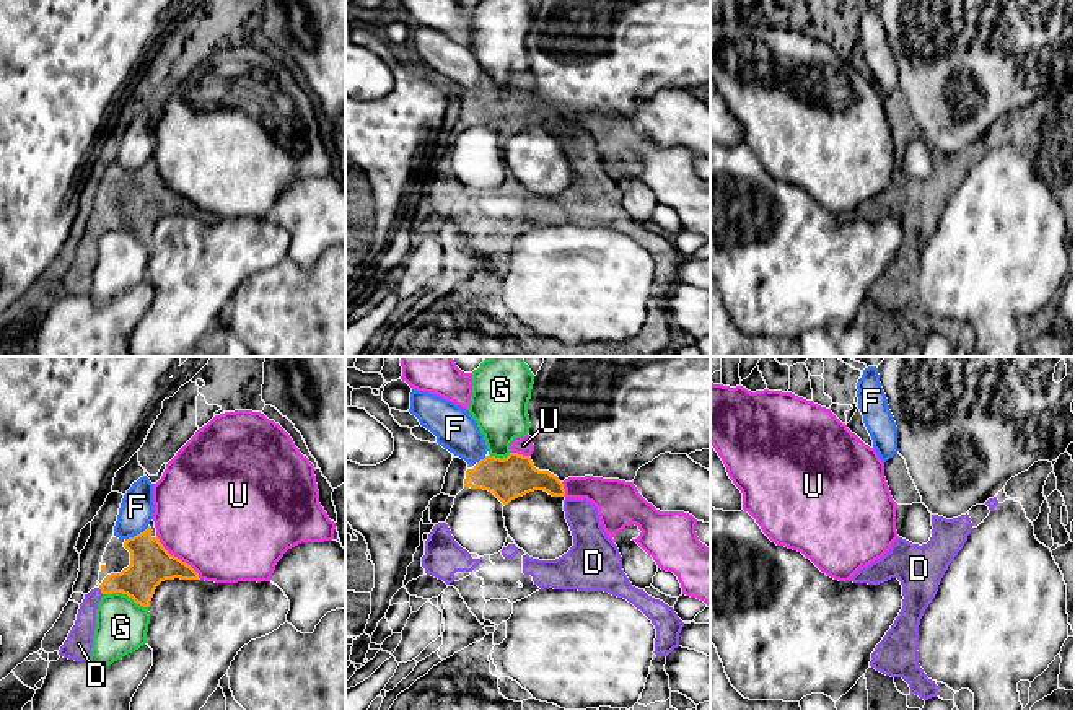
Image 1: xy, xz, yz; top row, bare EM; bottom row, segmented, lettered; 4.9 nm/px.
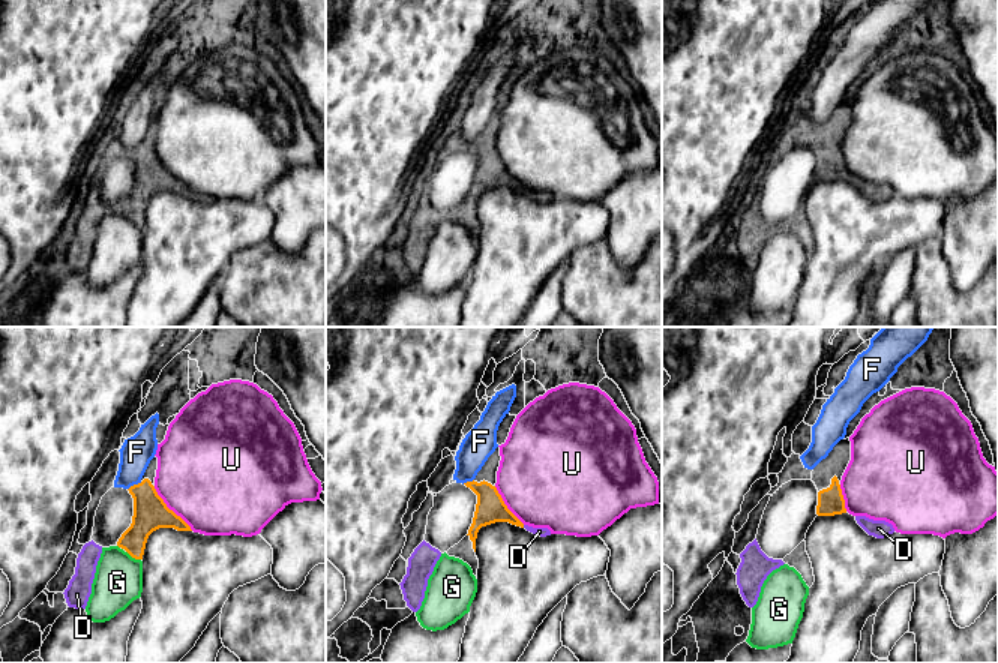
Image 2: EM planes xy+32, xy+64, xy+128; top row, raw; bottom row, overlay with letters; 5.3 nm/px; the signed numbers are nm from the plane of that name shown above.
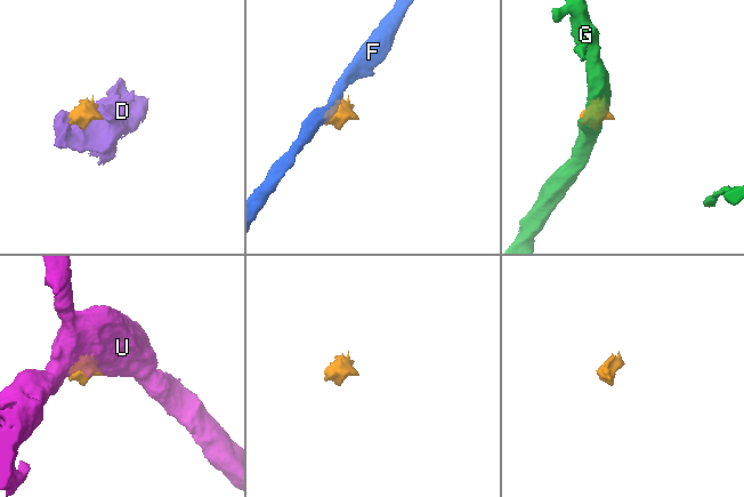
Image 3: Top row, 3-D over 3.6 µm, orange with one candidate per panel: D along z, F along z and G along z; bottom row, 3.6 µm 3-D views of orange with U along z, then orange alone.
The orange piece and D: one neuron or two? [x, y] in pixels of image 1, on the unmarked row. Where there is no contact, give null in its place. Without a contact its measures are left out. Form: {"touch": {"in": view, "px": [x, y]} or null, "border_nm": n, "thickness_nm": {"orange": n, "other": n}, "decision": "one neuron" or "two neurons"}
{"touch": {"in": "xy", "px": [101, 227]}, "border_nm": 40, "thickness_nm": {"orange": 180, "other": 120}, "decision": "one neuron"}

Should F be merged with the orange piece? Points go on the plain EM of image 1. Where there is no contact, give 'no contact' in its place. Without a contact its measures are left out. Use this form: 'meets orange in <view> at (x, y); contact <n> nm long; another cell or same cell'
meets orange in xy at (137, 170); contact 140 nm long; another cell

